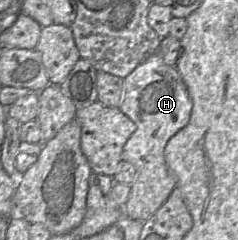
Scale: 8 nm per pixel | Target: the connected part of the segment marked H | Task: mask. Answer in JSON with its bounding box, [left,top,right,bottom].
[119,52,192,221]

